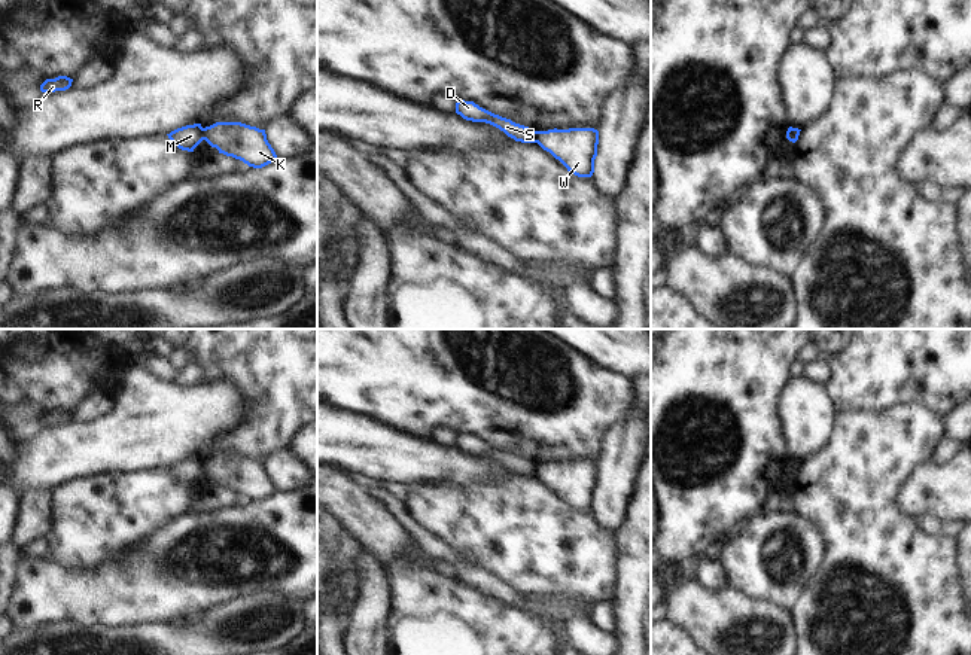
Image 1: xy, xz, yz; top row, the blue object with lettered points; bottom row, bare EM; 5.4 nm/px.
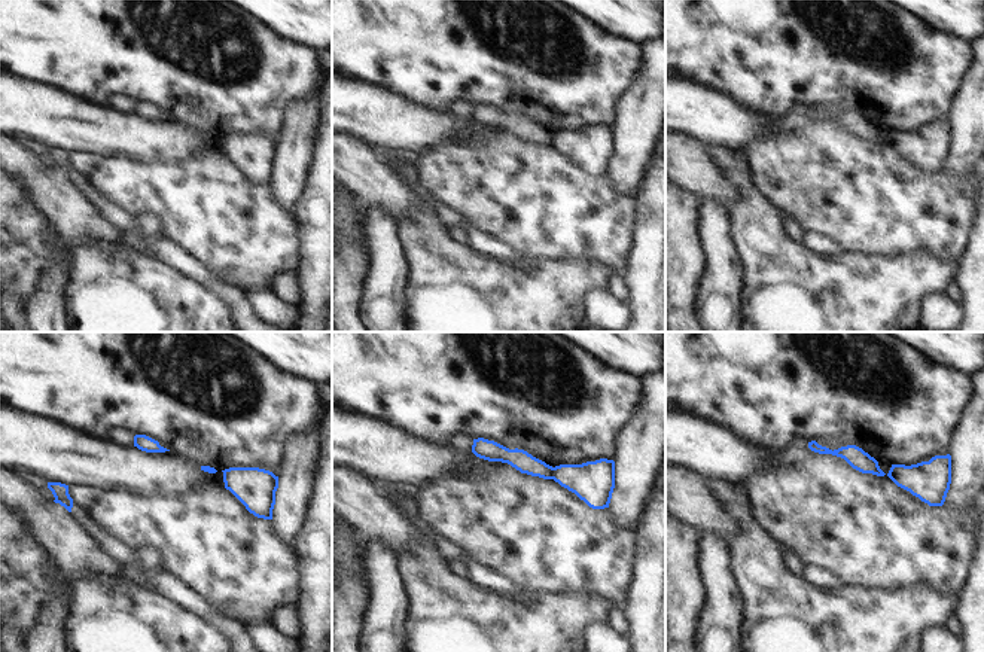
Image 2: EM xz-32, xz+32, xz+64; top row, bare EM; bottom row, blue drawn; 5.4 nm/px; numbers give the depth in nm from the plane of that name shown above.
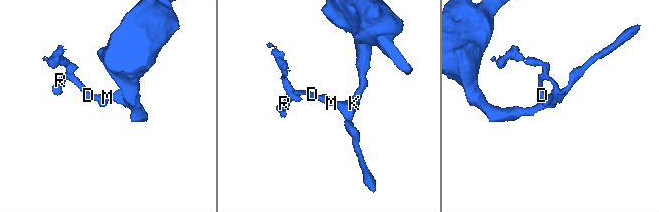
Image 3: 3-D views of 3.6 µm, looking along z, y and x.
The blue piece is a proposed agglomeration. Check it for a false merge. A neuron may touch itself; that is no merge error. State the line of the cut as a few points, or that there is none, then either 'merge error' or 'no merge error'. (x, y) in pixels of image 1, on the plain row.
cut xy (203, 462), (204, 472); merge error

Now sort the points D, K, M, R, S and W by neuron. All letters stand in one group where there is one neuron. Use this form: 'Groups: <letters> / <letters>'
Groups: D M R S / K W

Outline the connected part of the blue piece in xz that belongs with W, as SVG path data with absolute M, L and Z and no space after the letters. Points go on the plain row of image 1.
M569 461L538 464L536 476L567 505L578 511L591 511L597 490L599 464L594 461Z

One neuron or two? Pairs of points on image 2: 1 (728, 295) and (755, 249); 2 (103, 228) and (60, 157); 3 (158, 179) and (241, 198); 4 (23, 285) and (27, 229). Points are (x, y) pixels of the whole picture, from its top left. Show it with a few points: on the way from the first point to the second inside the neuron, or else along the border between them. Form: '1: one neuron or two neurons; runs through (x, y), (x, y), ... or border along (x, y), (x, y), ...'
1: two neurons; border along (733, 234), (745, 262), (745, 302)
2: one neuron; runs through (84, 213), (61, 191), (61, 176)
3: one neuron; runs through (179, 195), (186, 198), (221, 198)
4: one neuron; runs through (23, 271), (23, 243)

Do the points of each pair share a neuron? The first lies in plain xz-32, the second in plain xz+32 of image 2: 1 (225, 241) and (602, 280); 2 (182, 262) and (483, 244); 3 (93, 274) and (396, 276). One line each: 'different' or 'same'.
1: different
2: same
3: different

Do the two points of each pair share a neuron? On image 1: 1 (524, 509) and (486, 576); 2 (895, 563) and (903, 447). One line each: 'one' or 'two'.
1: two
2: one

